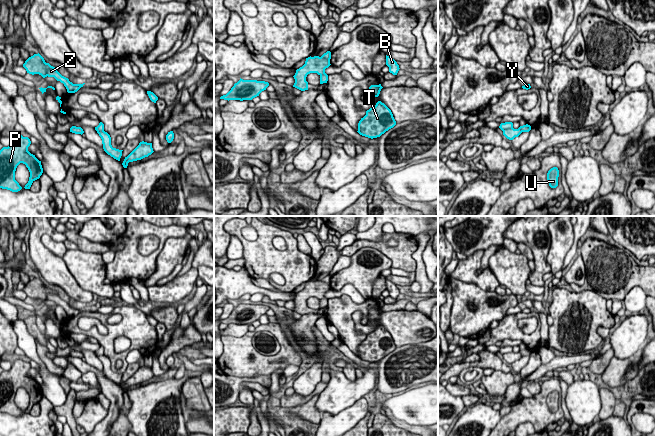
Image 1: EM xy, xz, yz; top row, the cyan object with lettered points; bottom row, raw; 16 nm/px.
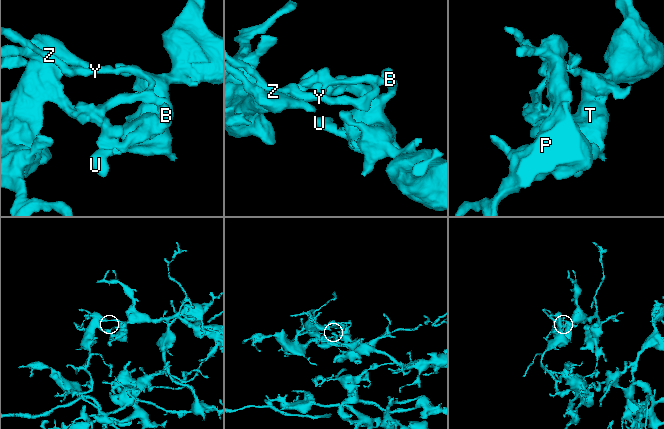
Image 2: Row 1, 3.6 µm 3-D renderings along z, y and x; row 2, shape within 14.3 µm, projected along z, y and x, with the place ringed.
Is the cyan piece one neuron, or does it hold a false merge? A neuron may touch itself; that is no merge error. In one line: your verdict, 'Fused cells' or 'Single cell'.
Single cell

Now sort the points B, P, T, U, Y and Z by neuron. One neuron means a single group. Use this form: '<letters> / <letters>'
B P T U Y Z

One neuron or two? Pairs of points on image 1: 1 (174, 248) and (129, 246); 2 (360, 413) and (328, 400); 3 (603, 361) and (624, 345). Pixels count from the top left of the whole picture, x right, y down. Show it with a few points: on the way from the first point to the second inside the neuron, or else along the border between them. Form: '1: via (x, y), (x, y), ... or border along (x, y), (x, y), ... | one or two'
1: border along (183, 236), (170, 236), (165, 241), (154, 270) | two
2: border along (363, 396), (335, 414), (323, 413) | two
3: border along (611, 348), (614, 356) | two

